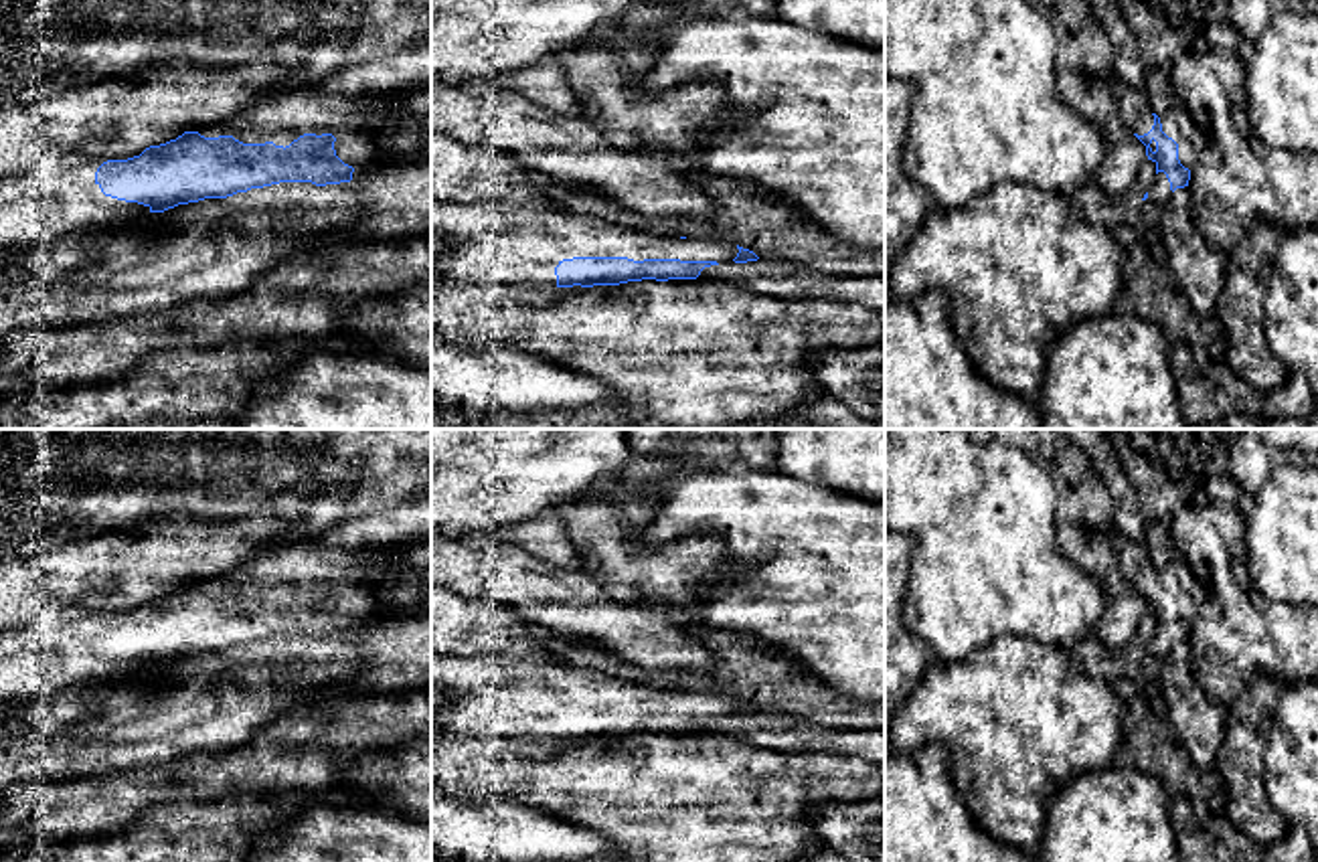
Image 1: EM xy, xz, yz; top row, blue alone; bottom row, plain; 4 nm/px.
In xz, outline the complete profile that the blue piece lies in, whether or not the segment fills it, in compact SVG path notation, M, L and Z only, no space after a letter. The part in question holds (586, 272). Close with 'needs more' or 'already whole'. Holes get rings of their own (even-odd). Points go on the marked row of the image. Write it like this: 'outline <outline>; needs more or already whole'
outline M431 200L431 231L447 235L454 245L445 255L431 257L431 273L451 275L462 283L500 283L522 287L593 287L620 285L642 279L696 279L705 267L719 263L747 263L759 257L735 243L721 239L656 237L624 225L603 221L595 214L567 212L557 206L516 208L502 204Z; needs more

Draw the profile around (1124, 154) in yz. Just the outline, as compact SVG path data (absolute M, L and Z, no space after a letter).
M1081 71L1057 75L1063 101L1095 125L1103 140L1101 164L1093 182L1111 196L1130 198L1132 184L1148 160L1146 146L1130 132L1109 91L1109 77L1091 77Z

